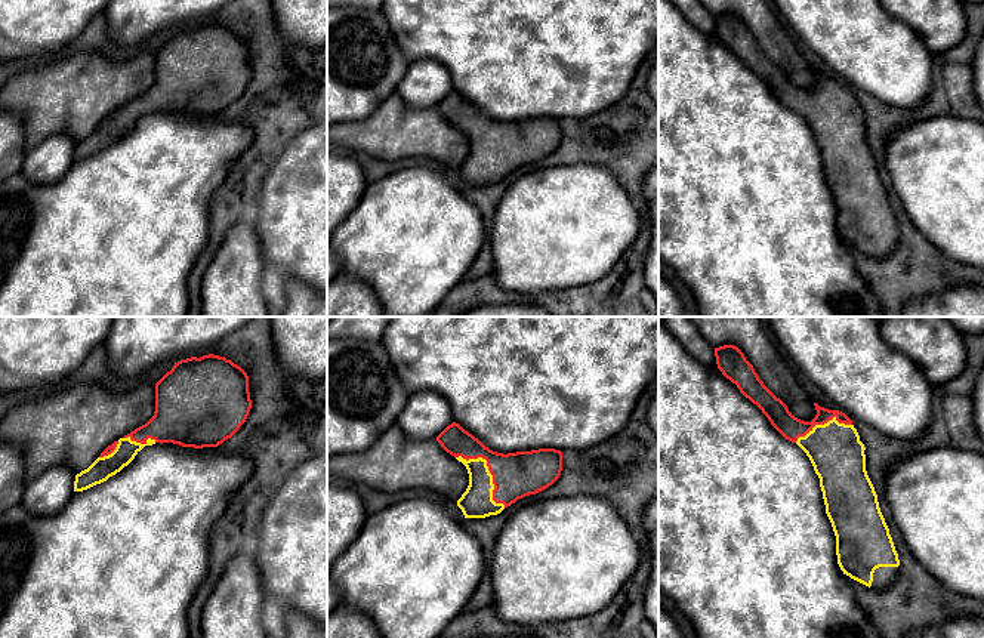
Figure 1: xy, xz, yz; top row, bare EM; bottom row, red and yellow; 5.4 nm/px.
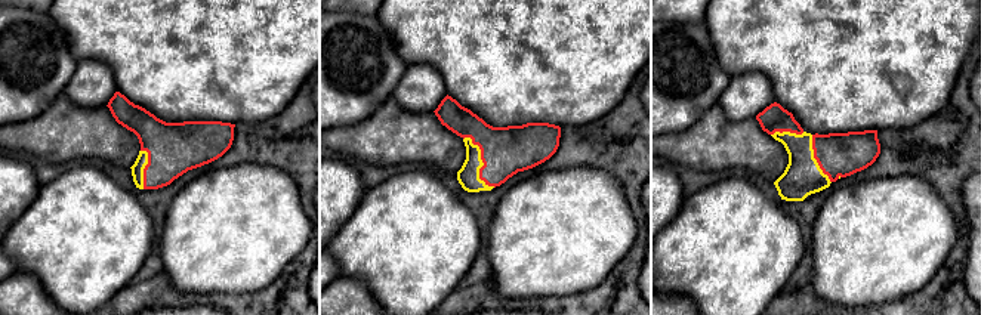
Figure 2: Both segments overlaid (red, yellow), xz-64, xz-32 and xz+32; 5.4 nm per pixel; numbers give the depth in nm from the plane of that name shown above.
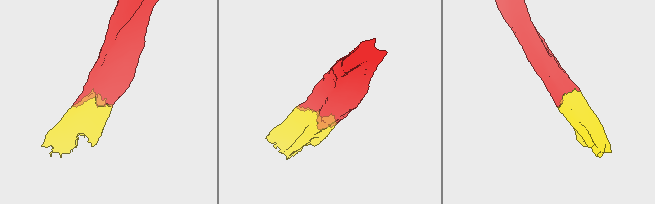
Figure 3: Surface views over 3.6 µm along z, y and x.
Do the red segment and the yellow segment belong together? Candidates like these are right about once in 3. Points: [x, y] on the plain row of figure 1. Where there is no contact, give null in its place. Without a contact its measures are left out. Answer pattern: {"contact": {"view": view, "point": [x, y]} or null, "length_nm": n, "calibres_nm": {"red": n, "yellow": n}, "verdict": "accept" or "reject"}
{"contact": {"view": "xz", "point": [489, 138]}, "length_nm": 380, "calibres_nm": {"red": 260, "yellow": 180}, "verdict": "accept"}

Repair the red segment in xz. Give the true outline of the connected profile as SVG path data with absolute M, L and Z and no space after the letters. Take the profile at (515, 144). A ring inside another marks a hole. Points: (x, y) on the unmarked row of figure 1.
M456 90L437 110L468 138L469 154L457 169L465 187L497 184L518 167L552 154L562 139L559 118L497 121Z

